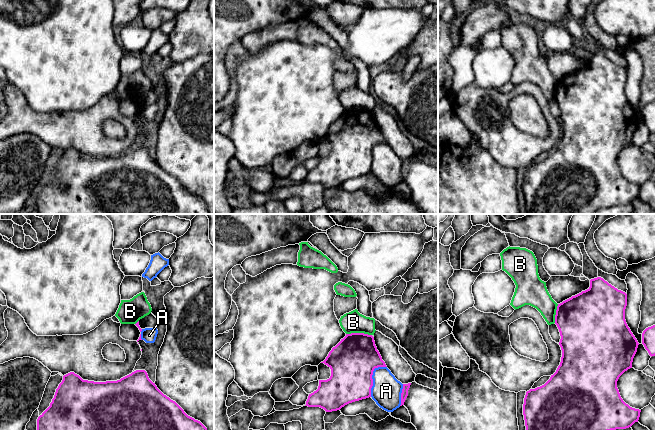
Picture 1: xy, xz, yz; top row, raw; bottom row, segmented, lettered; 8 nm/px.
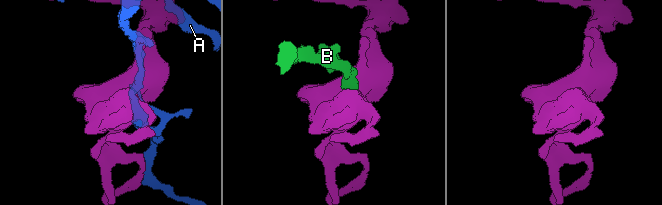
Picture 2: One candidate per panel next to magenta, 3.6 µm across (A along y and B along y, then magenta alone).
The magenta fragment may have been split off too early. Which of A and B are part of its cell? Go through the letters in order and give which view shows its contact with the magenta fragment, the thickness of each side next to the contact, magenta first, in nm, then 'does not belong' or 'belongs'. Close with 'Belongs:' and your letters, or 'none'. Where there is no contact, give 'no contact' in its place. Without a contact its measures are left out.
A: xz | 380/240 nm | does not belong
B: xz | 380/180 nm | does not belong
Belongs: none

